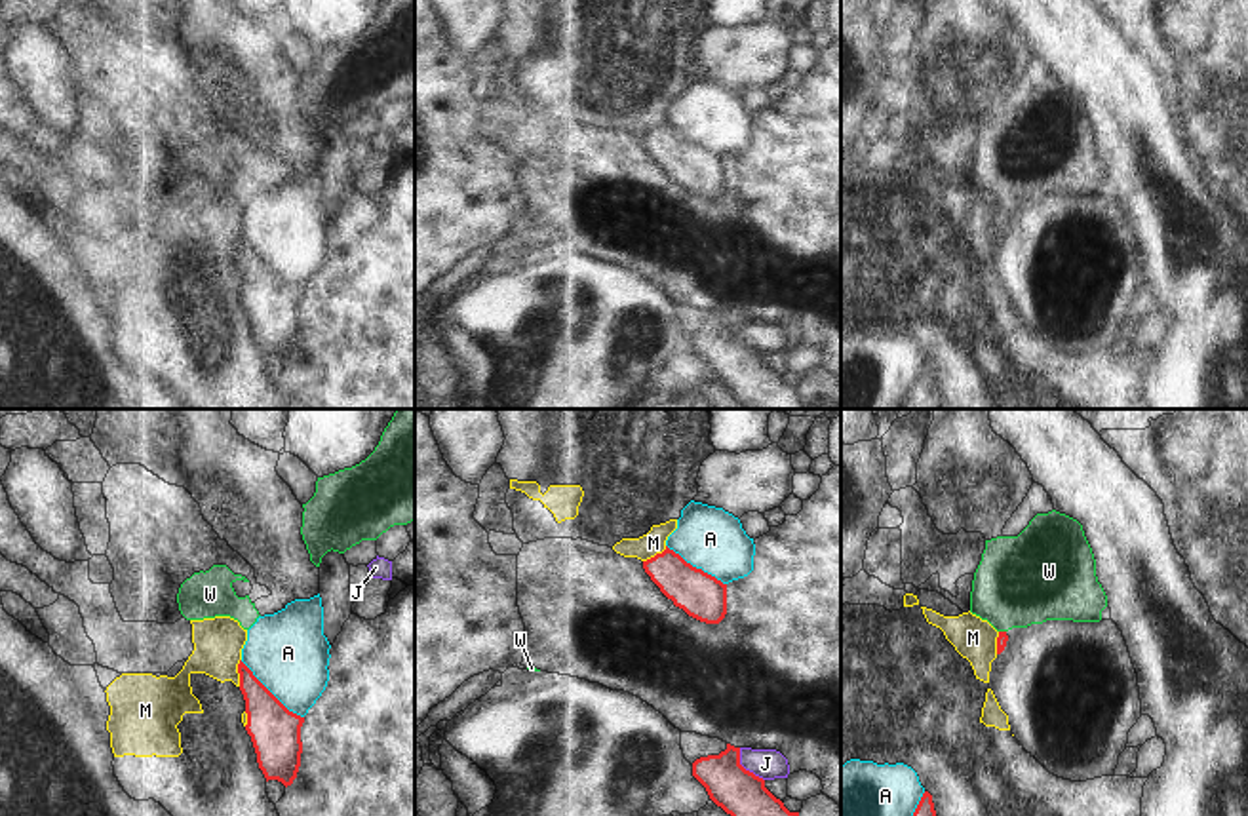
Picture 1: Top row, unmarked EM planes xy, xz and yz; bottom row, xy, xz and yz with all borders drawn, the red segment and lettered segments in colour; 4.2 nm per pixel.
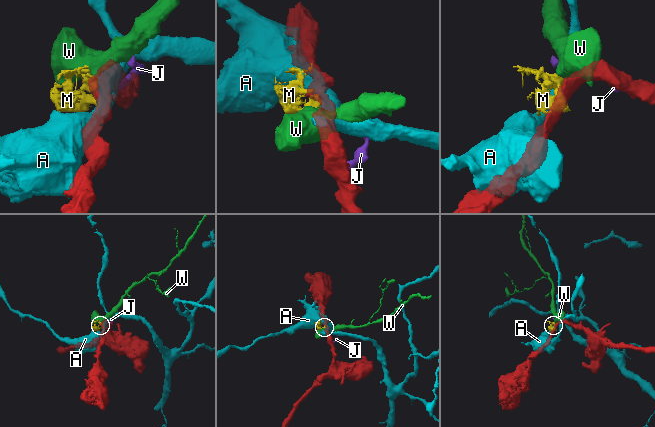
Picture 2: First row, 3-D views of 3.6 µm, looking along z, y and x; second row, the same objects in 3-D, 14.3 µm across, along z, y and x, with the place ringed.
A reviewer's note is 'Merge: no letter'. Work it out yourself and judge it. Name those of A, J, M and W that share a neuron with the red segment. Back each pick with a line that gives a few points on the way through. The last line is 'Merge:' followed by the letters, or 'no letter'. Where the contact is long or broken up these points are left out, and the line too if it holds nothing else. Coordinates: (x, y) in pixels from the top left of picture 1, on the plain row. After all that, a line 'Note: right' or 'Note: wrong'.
Merge: no letter
Note: right

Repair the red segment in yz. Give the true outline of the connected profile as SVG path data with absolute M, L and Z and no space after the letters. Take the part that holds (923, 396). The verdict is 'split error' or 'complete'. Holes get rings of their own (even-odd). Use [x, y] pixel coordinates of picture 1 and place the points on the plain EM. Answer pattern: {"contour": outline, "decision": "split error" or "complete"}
{"contour": "M925 365L904 409L940 409L940 407L942 401L934 384L932 369Z", "decision": "complete"}

